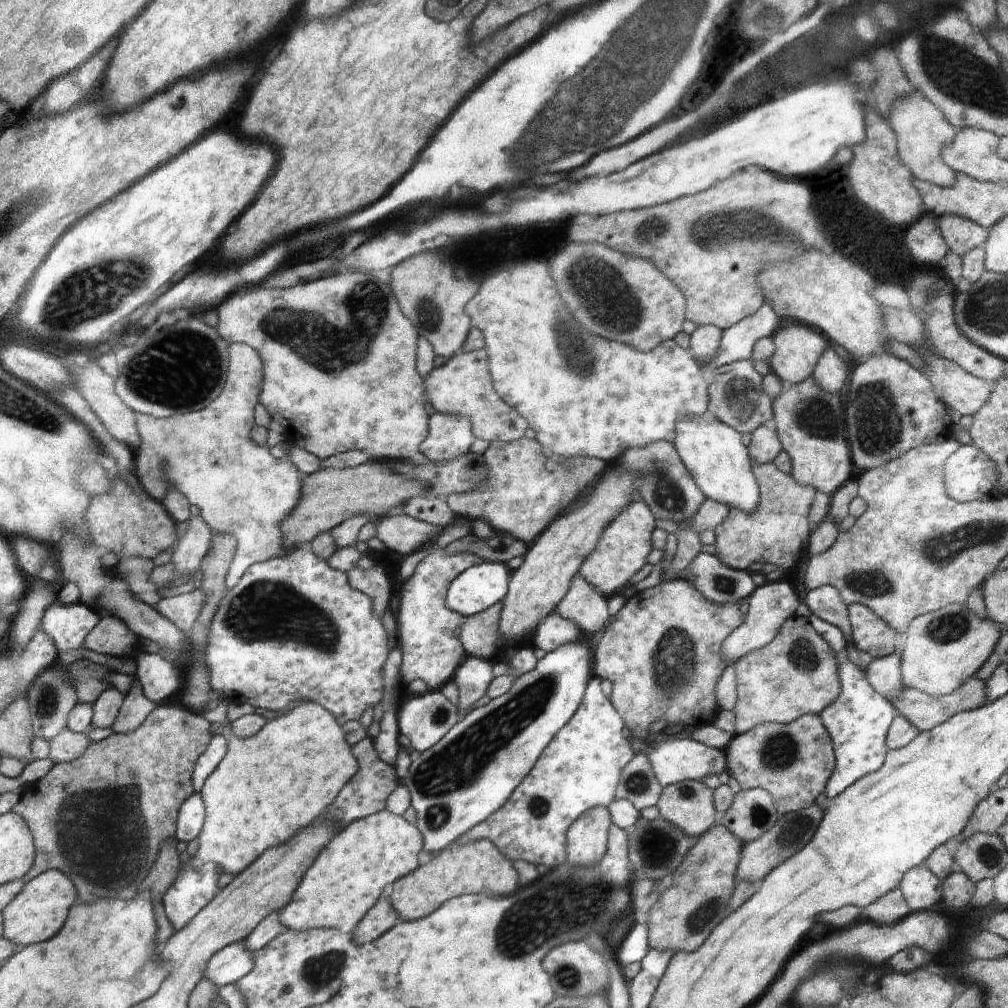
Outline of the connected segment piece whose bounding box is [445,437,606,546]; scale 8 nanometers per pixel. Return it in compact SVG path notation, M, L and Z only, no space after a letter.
M518 438L510 442L494 441L489 443L488 450L483 454L486 460L488 472L486 482L482 482L480 488L466 492L466 494L452 494L445 501L448 508L459 517L475 520L484 520L490 524L497 535L504 540L522 540L529 546L539 534L554 520L556 516L563 513L563 509L580 494L584 486L597 480L604 470L606 463L599 458L572 458L568 462L552 462L544 456L541 444L534 438Z

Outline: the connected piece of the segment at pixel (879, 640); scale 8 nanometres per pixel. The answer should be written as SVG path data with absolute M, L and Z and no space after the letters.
M856 603L848 605L852 627L852 640L855 646L868 652L872 658L889 656L895 652L895 630L884 620L878 618L870 607Z

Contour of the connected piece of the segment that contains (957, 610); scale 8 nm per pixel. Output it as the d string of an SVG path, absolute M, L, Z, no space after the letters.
M949 604L934 612L921 615L906 630L906 642L901 650L901 682L930 696L947 696L962 682L976 677L985 664L1005 629L990 618L978 618L965 604Z

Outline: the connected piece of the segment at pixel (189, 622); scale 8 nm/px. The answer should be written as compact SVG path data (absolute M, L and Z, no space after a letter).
M194 590L177 596L163 597L157 609L170 618L180 630L190 633L205 603L205 591Z

